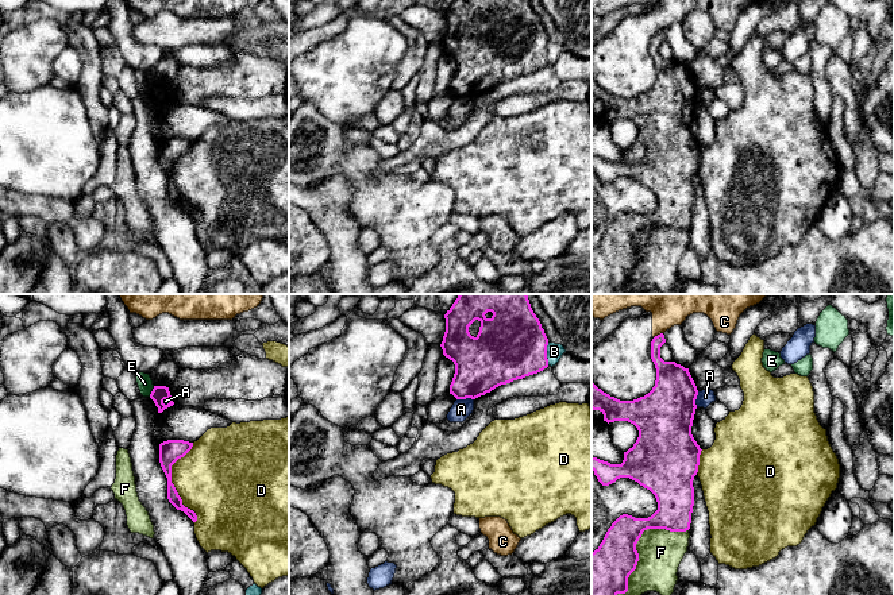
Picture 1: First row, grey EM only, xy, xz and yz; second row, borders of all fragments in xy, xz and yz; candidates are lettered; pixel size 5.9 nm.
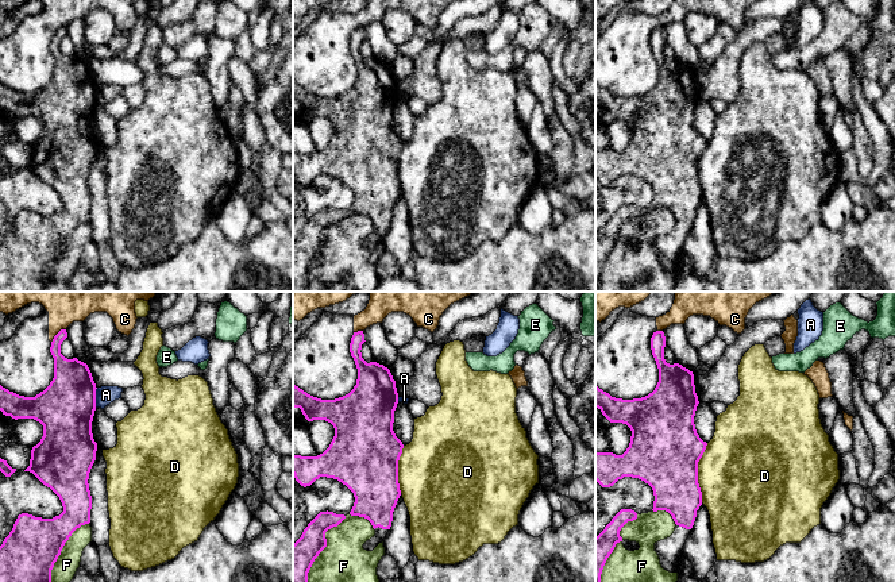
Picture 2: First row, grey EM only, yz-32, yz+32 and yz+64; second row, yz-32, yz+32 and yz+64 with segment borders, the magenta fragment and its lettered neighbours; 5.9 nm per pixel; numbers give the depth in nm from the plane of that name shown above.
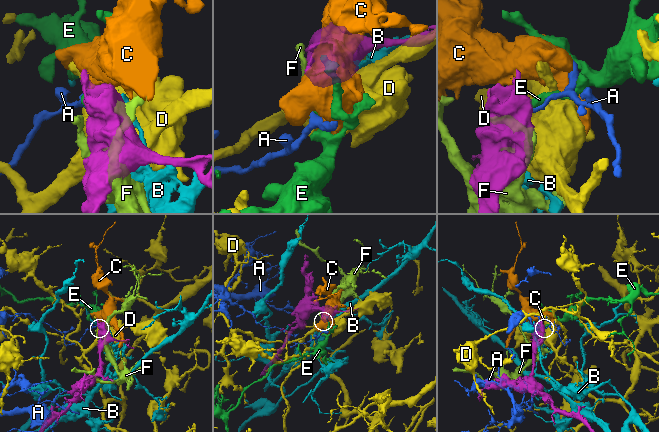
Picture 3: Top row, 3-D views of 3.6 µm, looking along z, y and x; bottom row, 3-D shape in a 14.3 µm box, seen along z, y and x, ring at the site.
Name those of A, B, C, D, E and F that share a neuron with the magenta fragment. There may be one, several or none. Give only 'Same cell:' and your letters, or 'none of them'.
Same cell: none of them

